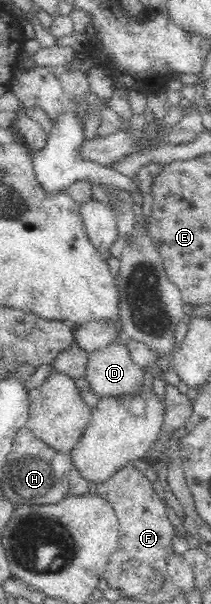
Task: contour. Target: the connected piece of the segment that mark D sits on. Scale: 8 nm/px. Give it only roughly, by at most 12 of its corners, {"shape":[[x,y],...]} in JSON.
{"shape":[[123,344],[88,353],[90,390],[120,397],[143,388]]}

